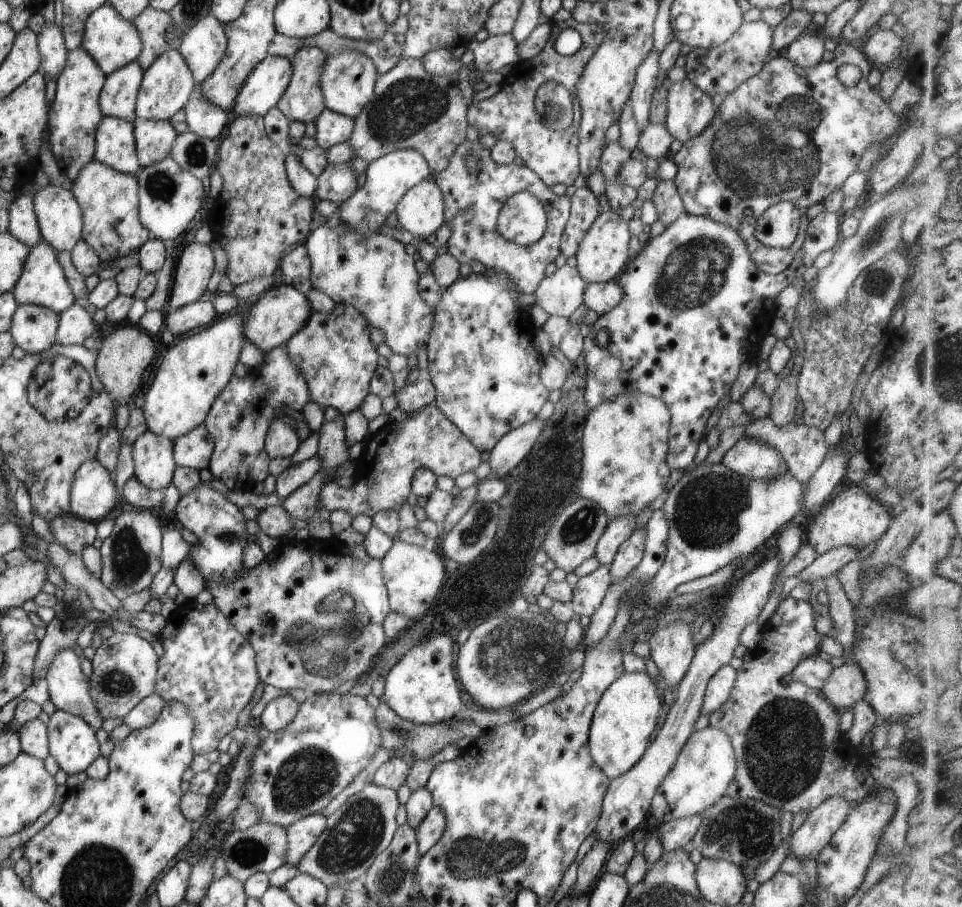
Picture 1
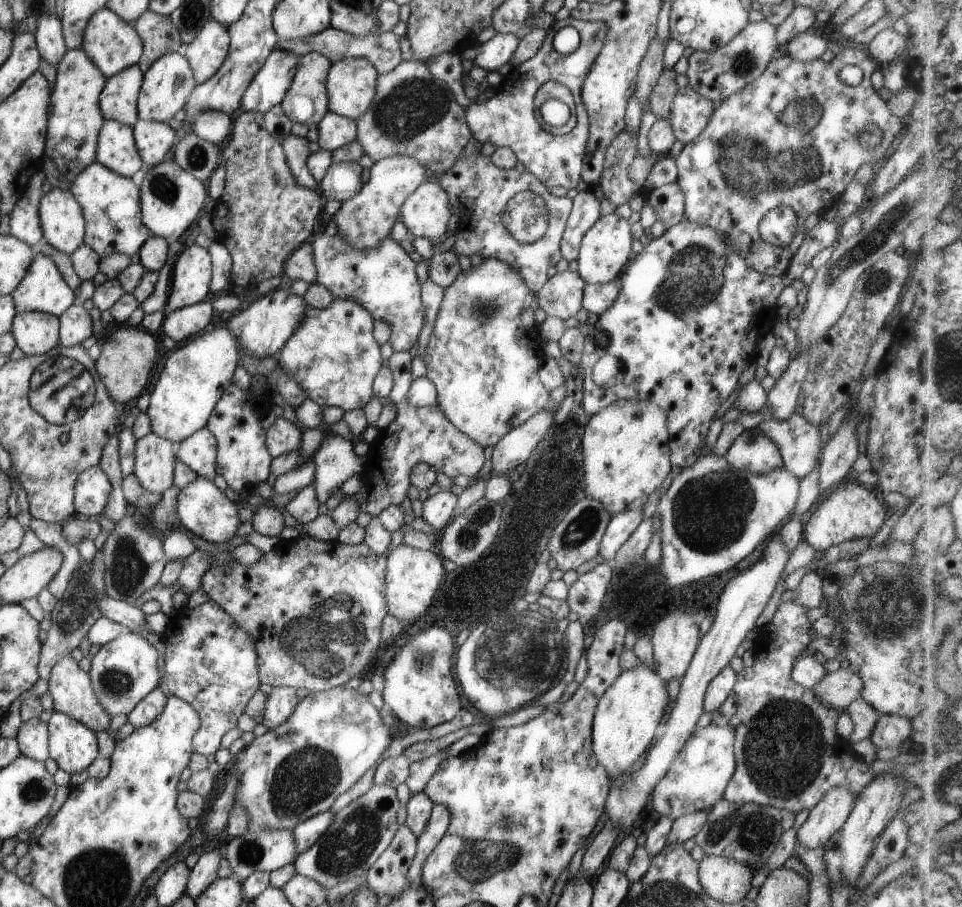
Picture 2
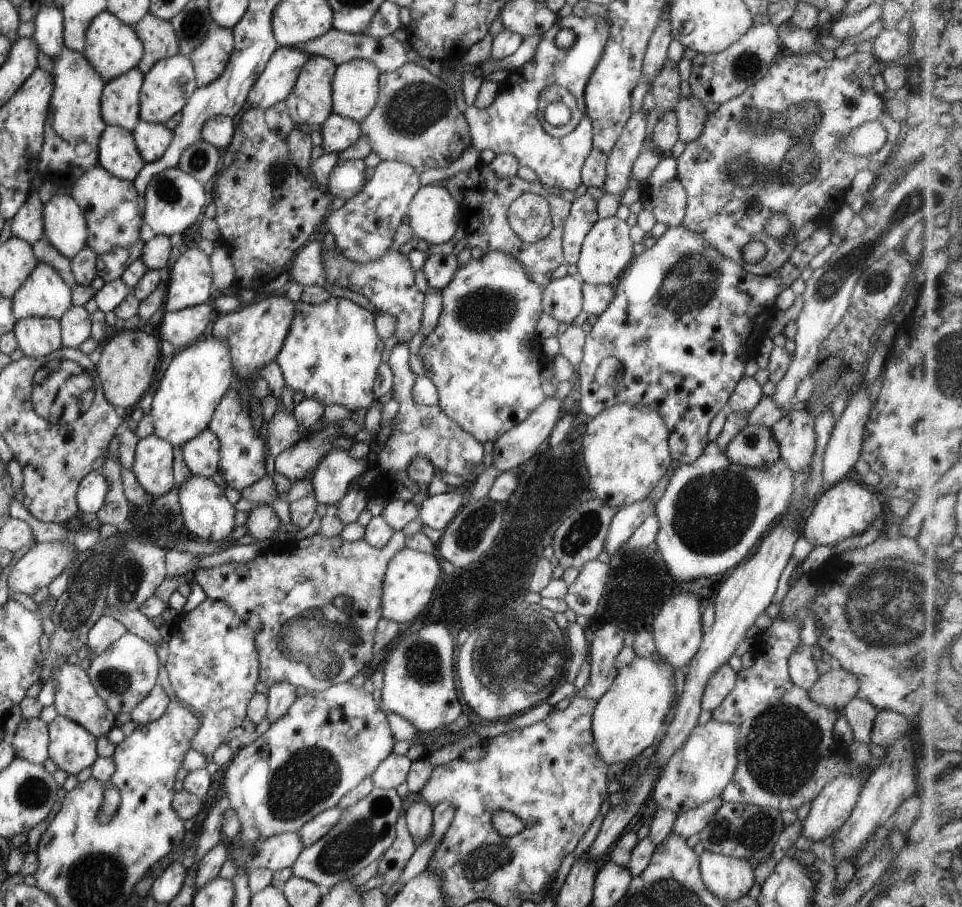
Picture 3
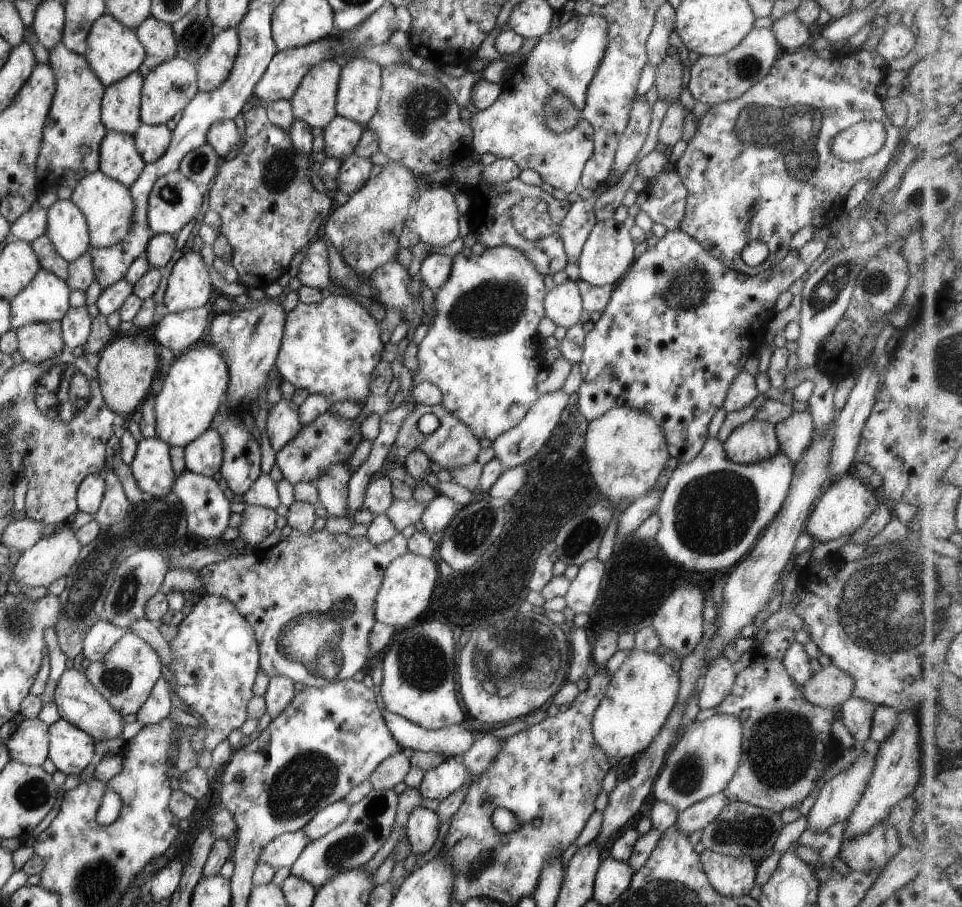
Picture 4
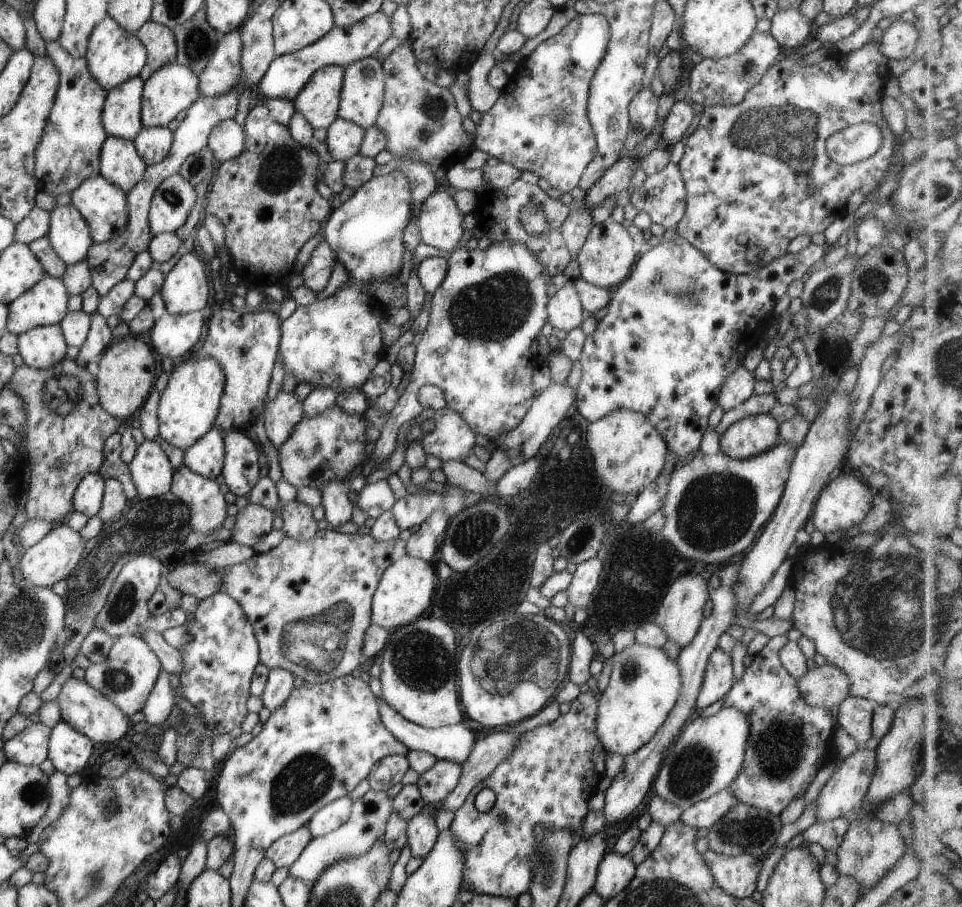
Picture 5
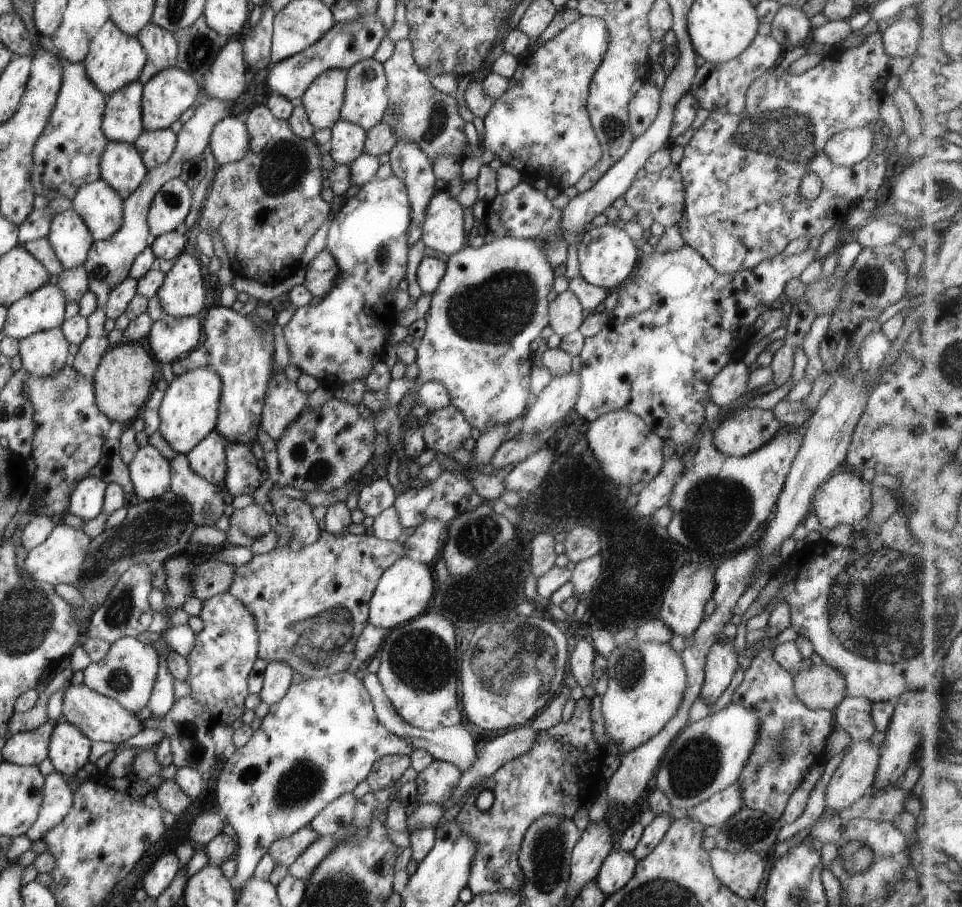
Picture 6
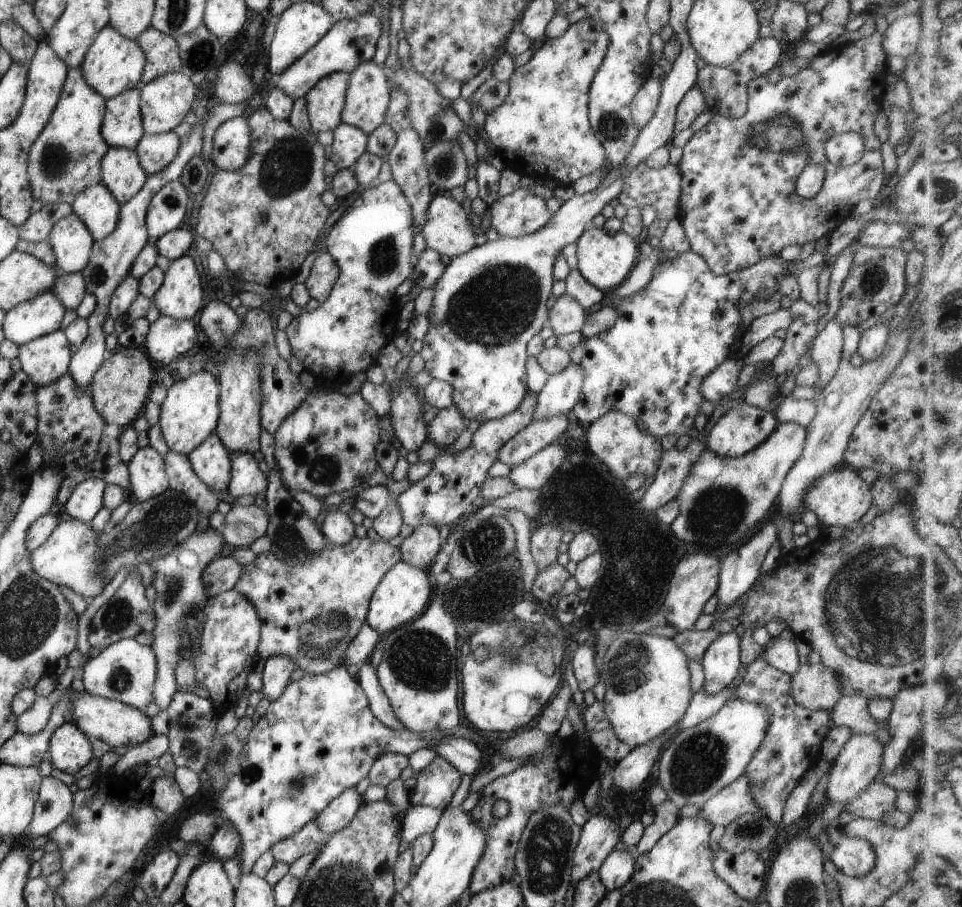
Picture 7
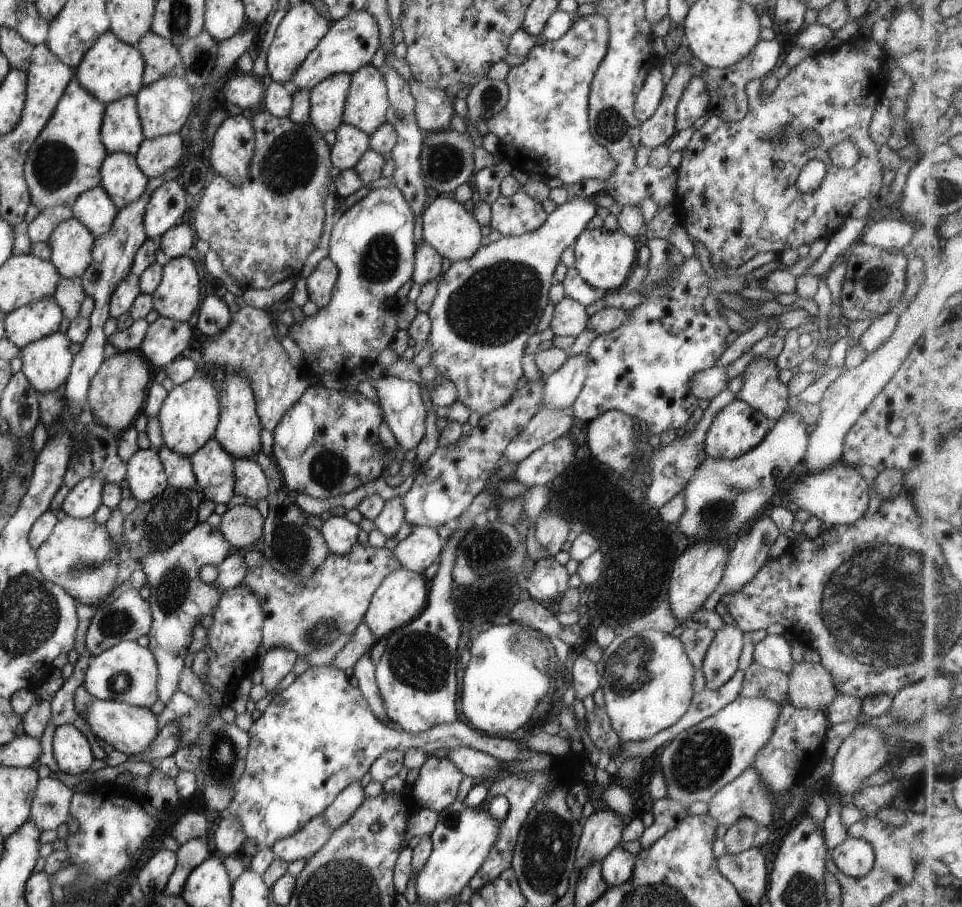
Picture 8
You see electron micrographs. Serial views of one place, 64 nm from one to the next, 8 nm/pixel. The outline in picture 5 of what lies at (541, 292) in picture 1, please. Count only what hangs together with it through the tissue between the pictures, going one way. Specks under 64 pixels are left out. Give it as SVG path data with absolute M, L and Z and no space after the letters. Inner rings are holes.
M567 279L567 282L548 298L546 304L546 322L555 330L563 330L565 333L578 327L583 320L580 298L572 282Z

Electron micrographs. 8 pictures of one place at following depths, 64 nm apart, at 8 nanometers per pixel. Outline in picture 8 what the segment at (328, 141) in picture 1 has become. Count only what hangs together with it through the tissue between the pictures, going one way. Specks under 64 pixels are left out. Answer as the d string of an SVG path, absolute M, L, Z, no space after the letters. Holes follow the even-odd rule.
M343 122L334 132L336 137L330 146L330 164L340 171L354 168L359 157L370 148L369 135Z

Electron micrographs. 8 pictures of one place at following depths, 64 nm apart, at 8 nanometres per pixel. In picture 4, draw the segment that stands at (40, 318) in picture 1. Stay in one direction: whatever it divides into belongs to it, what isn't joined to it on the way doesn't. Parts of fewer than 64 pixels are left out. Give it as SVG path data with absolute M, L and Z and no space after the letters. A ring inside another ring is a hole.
M34 322L20 326L15 334L18 337L18 352L27 362L35 365L47 363L50 358L65 349L62 339L60 322Z

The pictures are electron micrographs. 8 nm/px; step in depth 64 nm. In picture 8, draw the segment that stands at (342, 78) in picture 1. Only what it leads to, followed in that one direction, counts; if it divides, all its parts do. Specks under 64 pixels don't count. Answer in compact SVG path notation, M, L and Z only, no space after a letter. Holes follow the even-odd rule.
M370 63L363 65L351 75L344 100L342 122L368 135L386 121L388 100L382 73Z

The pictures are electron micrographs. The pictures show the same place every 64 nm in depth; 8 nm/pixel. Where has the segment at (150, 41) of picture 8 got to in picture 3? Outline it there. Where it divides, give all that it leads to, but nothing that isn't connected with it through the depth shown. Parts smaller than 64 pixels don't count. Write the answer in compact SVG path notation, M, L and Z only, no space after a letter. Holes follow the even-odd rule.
M148 12L133 25L133 29L143 49L142 57L136 66L142 75L159 59L178 52L178 36L169 21L161 20Z

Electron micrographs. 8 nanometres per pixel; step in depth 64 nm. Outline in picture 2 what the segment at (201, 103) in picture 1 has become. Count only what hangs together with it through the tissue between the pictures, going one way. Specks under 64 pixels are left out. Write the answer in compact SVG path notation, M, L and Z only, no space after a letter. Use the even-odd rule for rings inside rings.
M206 110L192 119L193 134L216 145L228 138L231 127L229 115L219 111Z

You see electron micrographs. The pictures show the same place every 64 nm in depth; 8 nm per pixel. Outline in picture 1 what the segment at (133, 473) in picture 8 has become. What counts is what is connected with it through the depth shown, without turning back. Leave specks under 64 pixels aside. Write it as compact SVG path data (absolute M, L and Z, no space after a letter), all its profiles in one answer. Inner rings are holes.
M147 430L140 434L131 444L132 459L134 462L134 476L148 489L163 490L171 481L176 464L172 457L173 441L153 434Z

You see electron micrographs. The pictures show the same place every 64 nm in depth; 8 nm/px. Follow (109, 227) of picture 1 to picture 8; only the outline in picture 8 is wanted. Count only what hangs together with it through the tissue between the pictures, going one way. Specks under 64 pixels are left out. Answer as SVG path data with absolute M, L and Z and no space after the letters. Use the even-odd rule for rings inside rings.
M97 185L82 192L70 206L75 217L93 238L106 233L118 211L103 187Z

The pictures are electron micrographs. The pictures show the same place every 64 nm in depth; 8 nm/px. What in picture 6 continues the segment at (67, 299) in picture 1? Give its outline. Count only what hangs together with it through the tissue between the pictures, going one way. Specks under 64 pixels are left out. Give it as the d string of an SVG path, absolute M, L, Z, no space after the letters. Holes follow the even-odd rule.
M53 279L8 306L6 324L1 331L4 336L21 340L30 334L60 327L64 321L65 303Z

